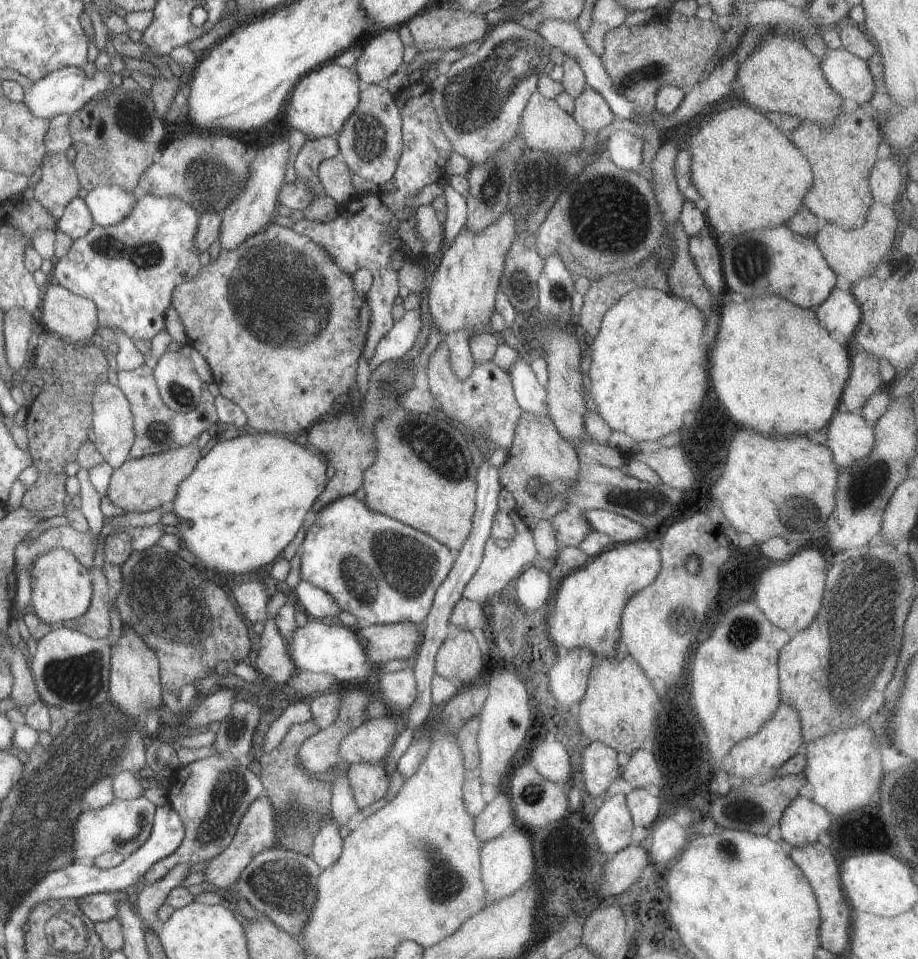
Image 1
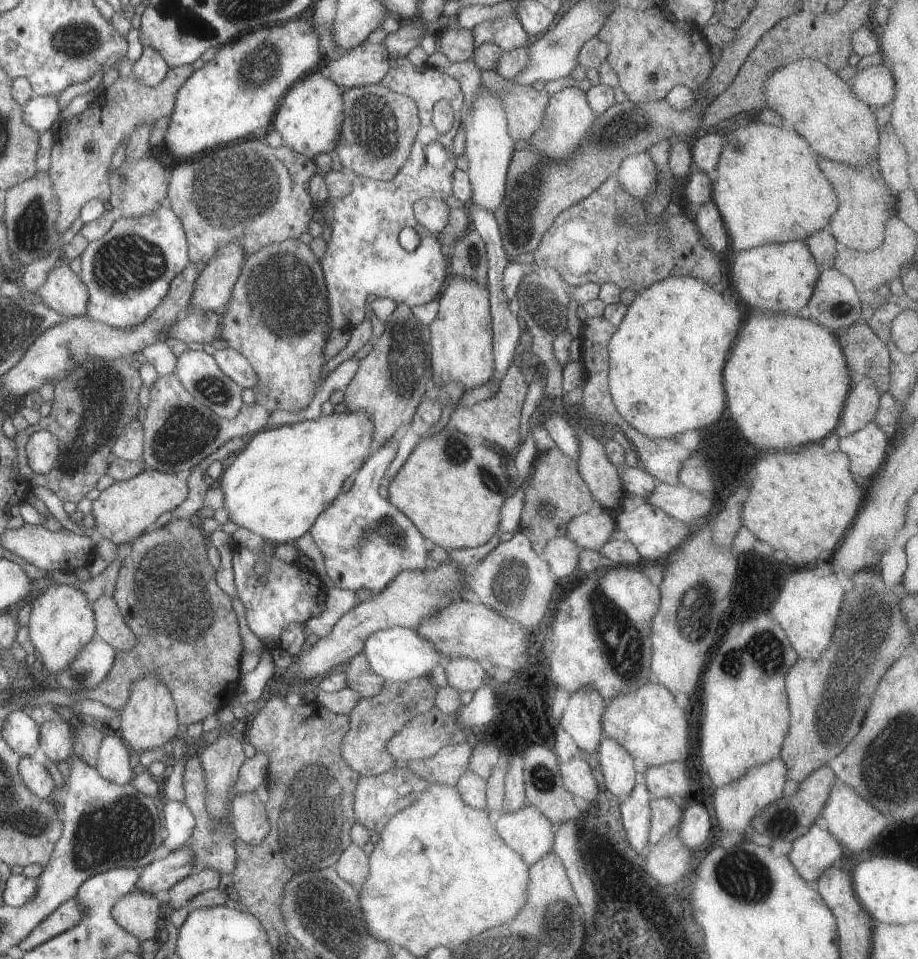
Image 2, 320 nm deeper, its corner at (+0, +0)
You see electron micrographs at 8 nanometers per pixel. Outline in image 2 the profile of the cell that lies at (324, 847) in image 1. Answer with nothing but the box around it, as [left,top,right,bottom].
[332,842,370,888]

